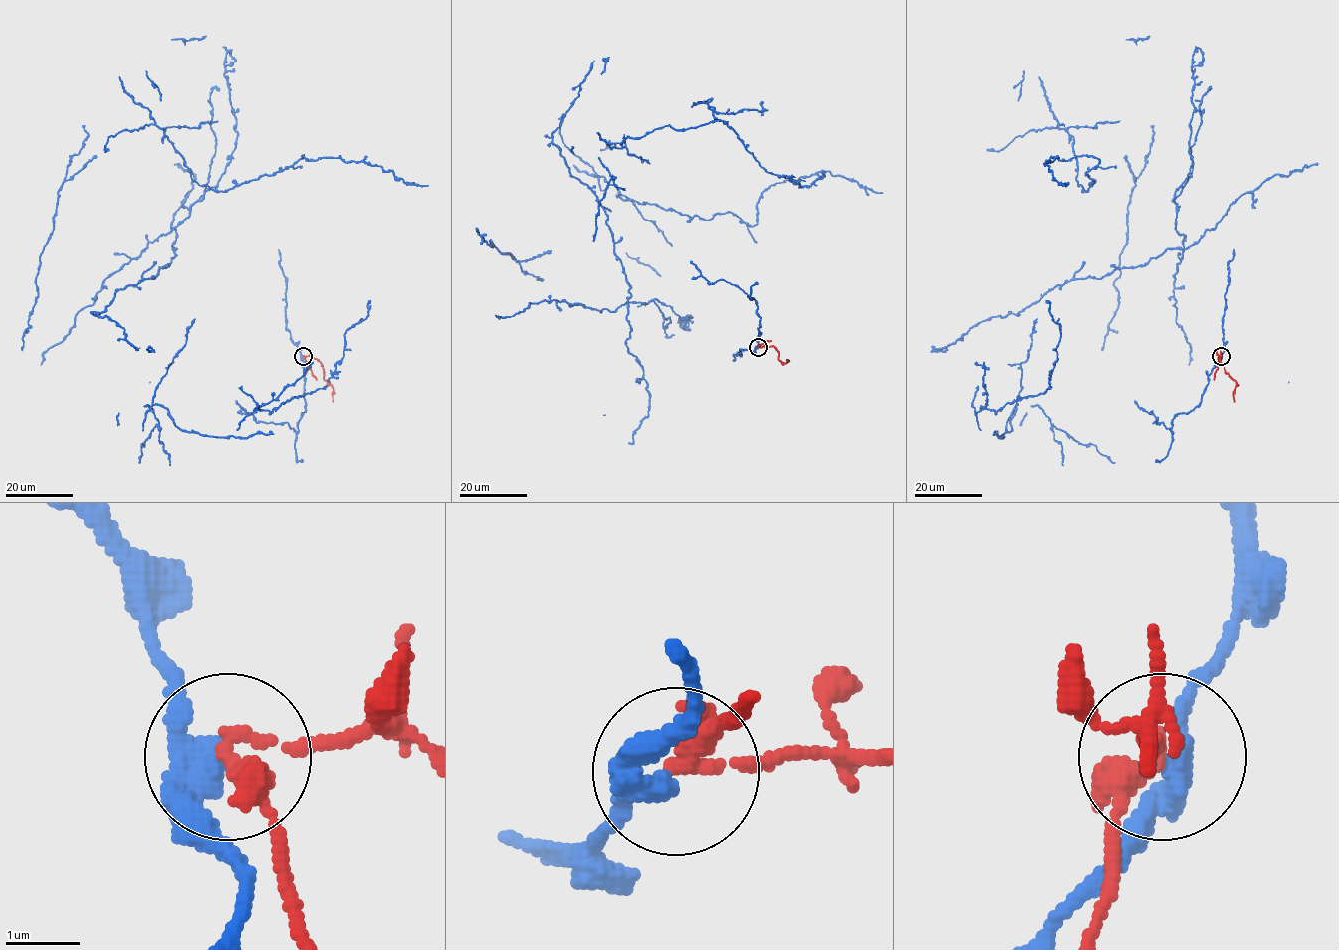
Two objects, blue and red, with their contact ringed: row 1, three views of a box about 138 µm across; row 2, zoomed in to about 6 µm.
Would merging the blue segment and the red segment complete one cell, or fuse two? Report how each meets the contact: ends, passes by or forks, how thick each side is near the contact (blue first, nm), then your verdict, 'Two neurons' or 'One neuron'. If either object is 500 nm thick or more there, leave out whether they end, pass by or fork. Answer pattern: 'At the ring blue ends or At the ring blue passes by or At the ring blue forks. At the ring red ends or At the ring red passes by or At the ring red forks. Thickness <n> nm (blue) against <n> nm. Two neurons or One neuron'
At the ring blue passes by. At the ring red passes by. Thickness 320 nm (blue) against 260 nm. Two neurons

